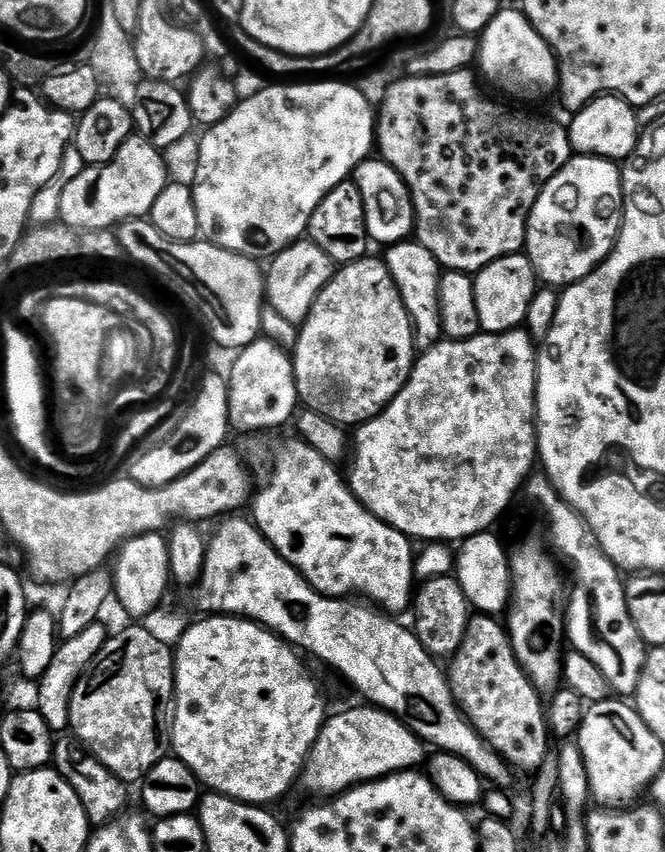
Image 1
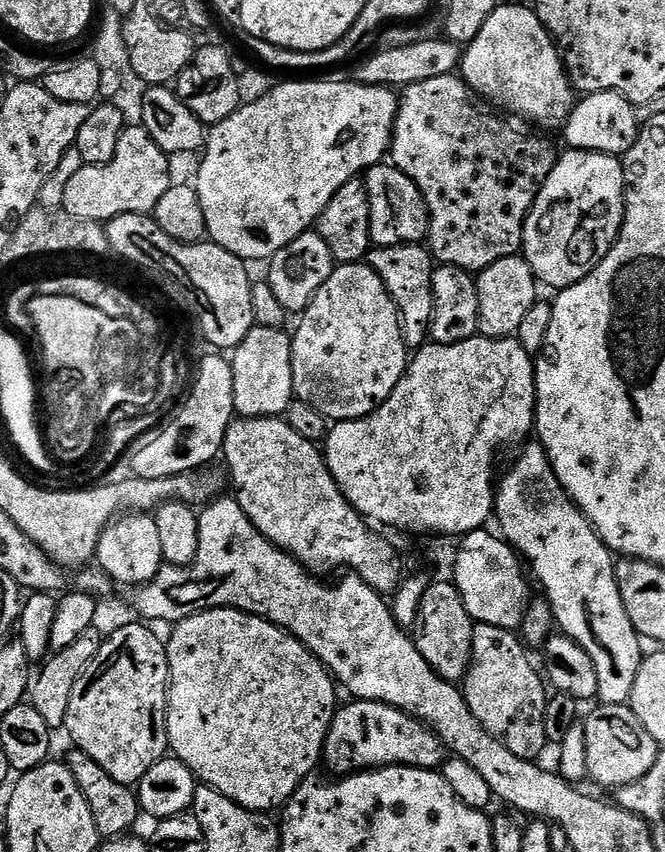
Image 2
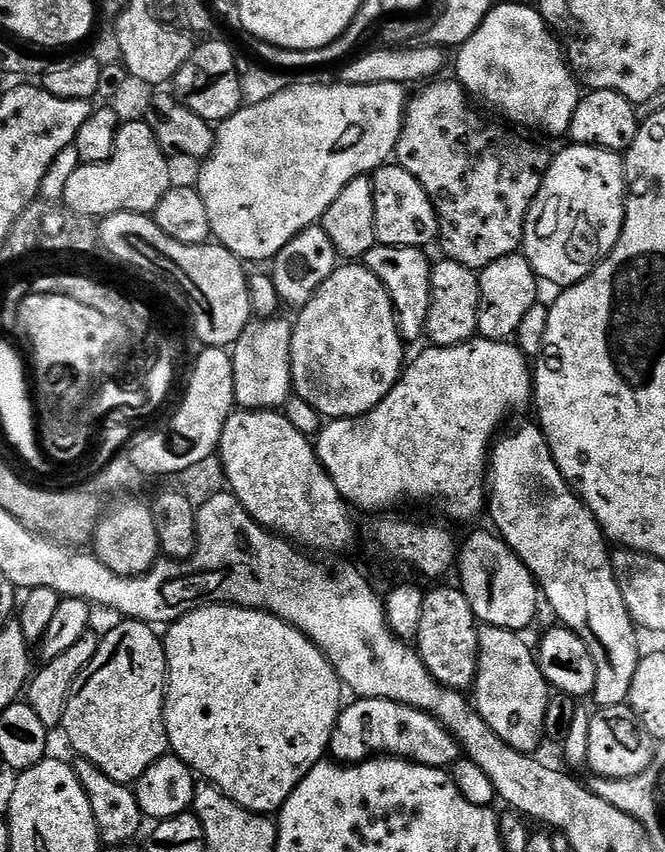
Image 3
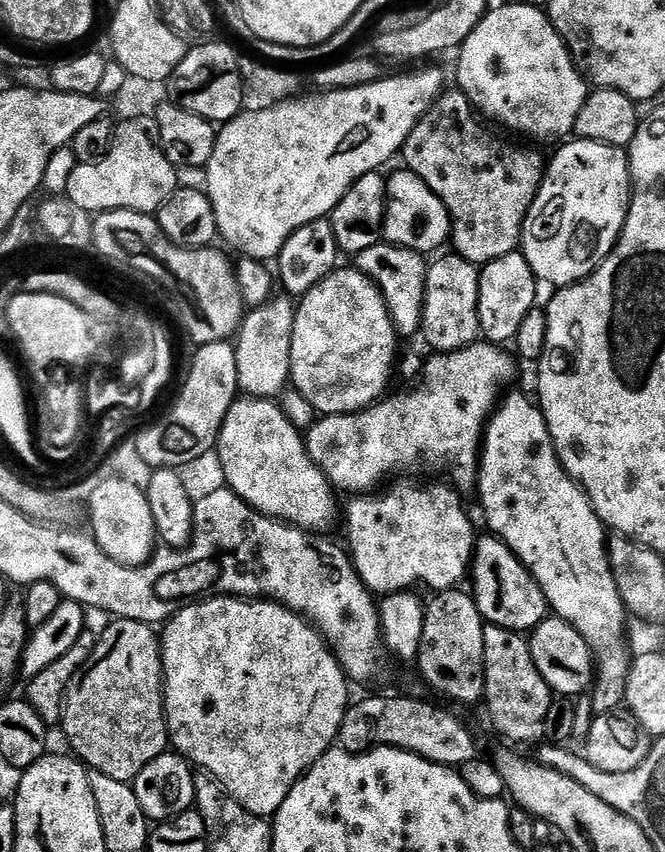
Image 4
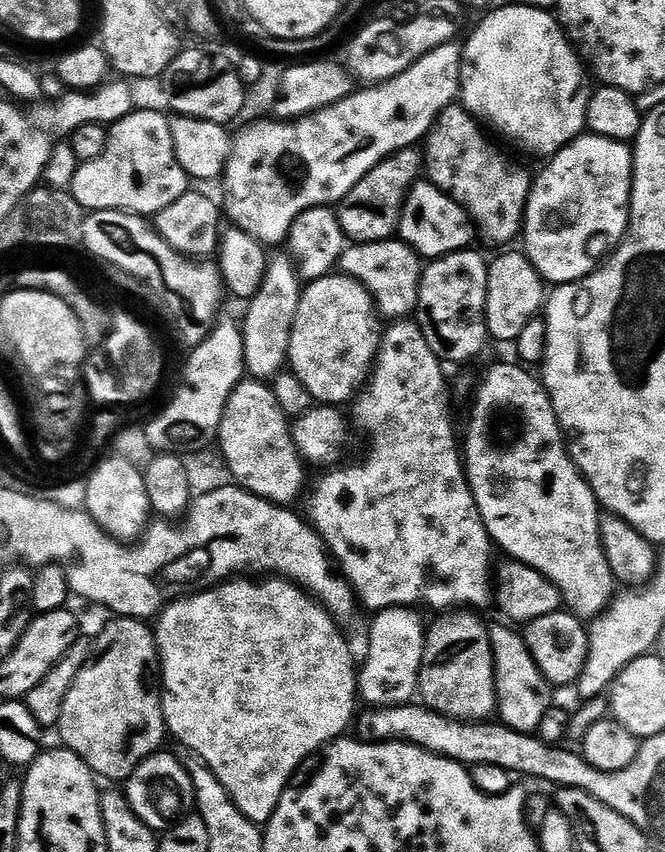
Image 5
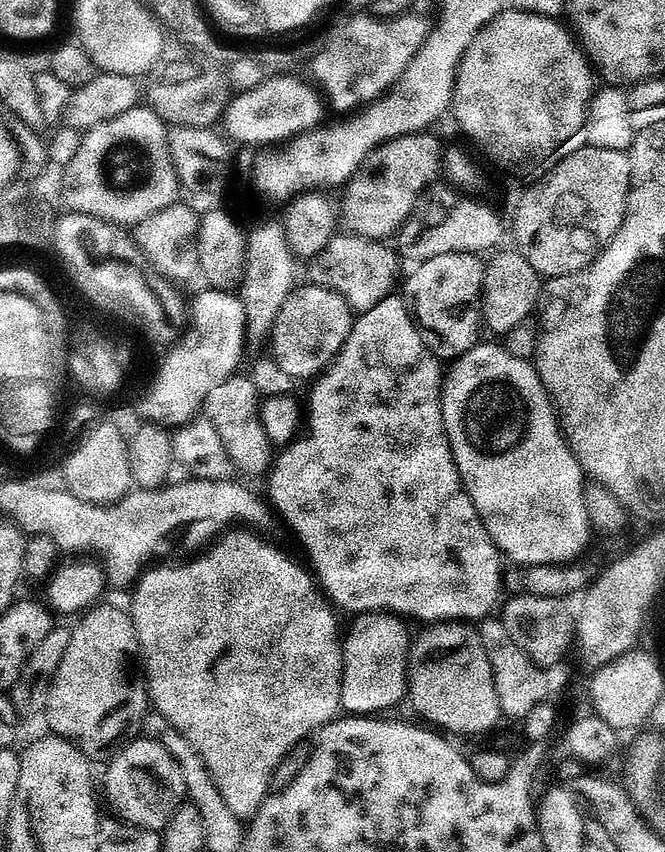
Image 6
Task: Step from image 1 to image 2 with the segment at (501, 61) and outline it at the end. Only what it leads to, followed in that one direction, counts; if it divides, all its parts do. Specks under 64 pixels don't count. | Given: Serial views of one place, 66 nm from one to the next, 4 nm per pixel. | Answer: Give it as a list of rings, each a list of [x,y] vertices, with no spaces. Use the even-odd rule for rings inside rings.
[[[504,3],[497,6],[494,14],[486,18],[486,26],[478,30],[478,38],[474,38],[472,43],[463,49],[459,71],[462,73],[464,83],[477,97],[485,96],[490,103],[505,108],[500,109],[505,113],[533,125],[541,124],[536,125],[541,129],[556,127],[559,129],[572,113],[574,89],[564,70],[564,62],[560,59],[560,50],[531,7],[519,8],[516,4]]]

